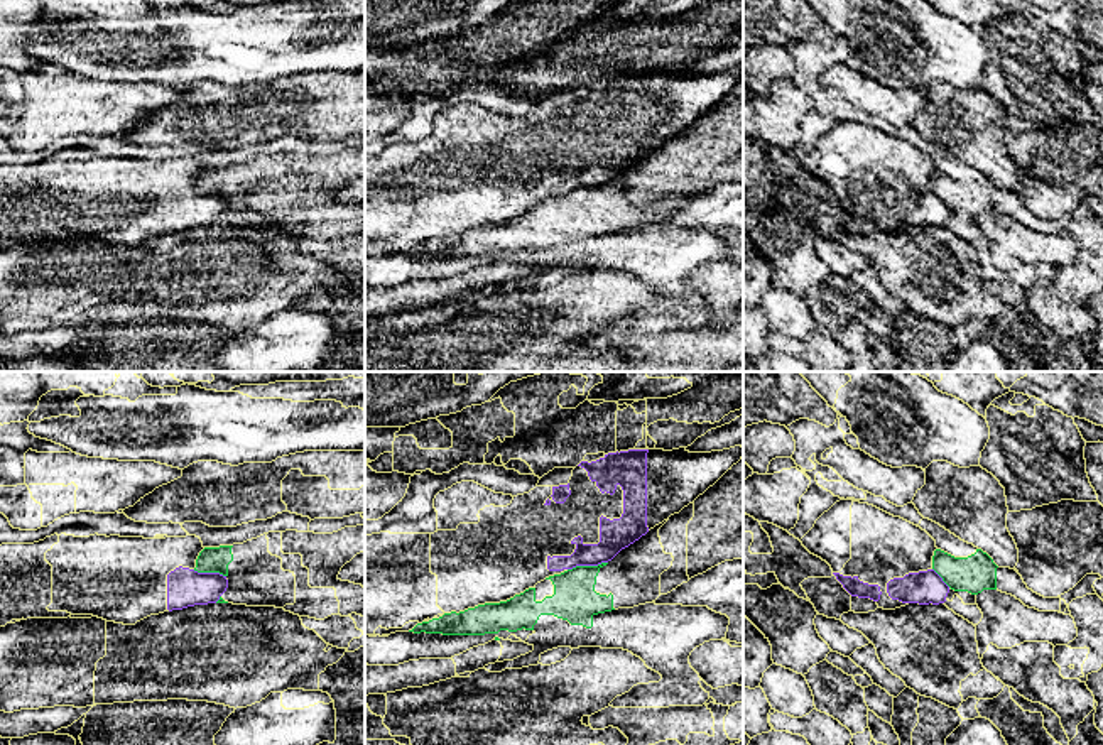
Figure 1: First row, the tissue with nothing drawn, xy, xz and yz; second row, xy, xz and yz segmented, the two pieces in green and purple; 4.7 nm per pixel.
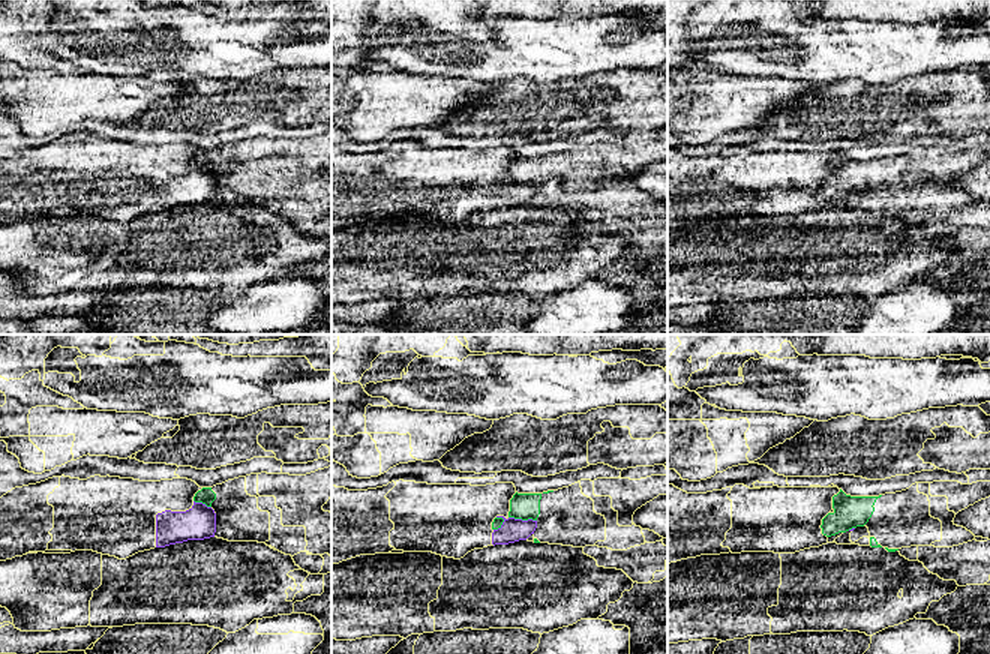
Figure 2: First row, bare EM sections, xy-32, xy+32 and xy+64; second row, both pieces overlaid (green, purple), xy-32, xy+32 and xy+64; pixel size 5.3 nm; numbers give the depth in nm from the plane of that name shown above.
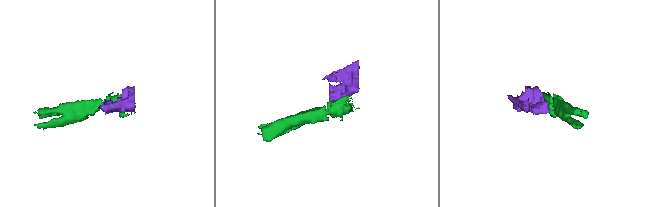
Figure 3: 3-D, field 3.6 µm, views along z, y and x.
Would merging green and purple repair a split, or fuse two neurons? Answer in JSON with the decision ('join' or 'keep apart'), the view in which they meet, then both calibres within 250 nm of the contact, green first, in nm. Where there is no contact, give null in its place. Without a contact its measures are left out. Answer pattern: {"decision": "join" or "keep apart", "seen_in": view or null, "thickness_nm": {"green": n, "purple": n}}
{"decision": "keep apart", "seen_in": "xz", "thickness_nm": {"green": 200, "purple": 150}}

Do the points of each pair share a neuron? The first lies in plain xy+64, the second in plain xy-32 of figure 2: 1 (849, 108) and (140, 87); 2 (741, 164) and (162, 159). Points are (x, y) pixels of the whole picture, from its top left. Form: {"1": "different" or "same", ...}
{"1": "different", "2": "same"}

